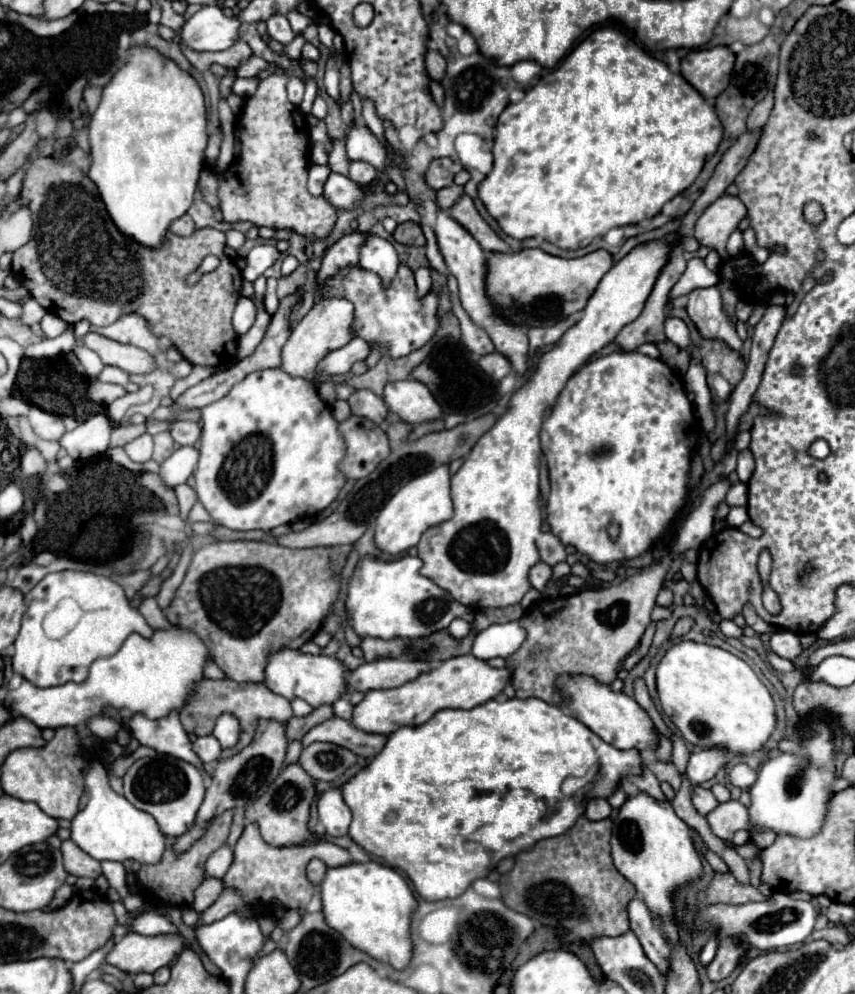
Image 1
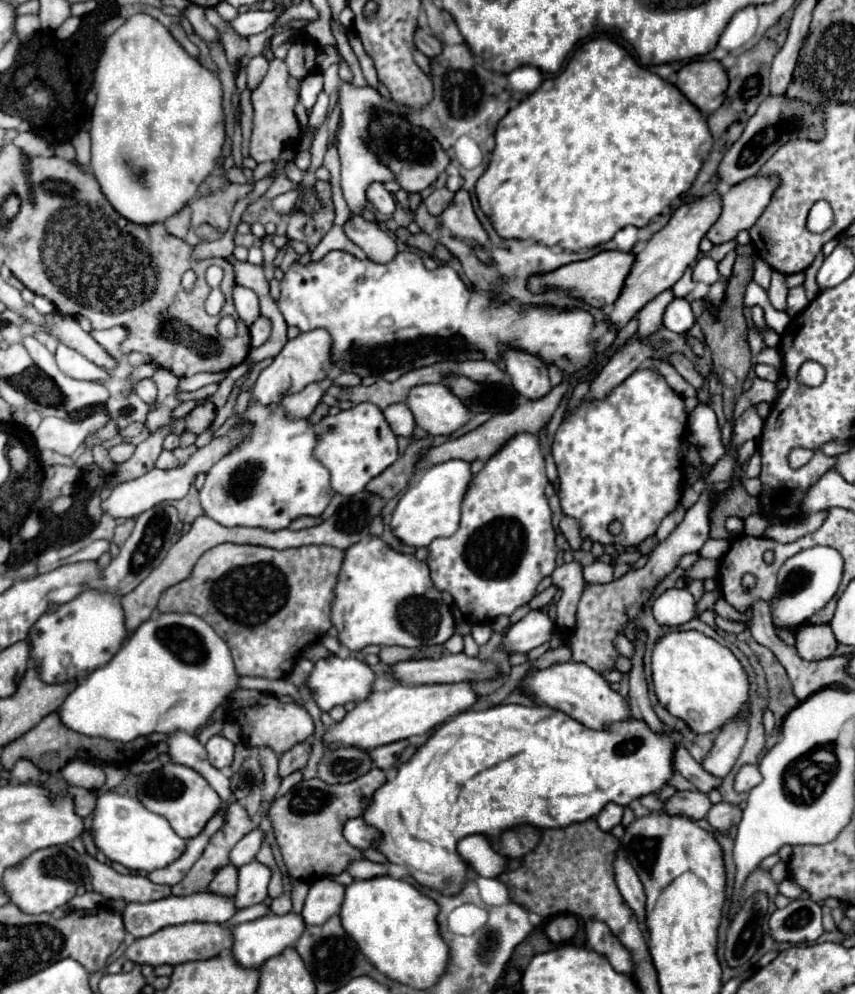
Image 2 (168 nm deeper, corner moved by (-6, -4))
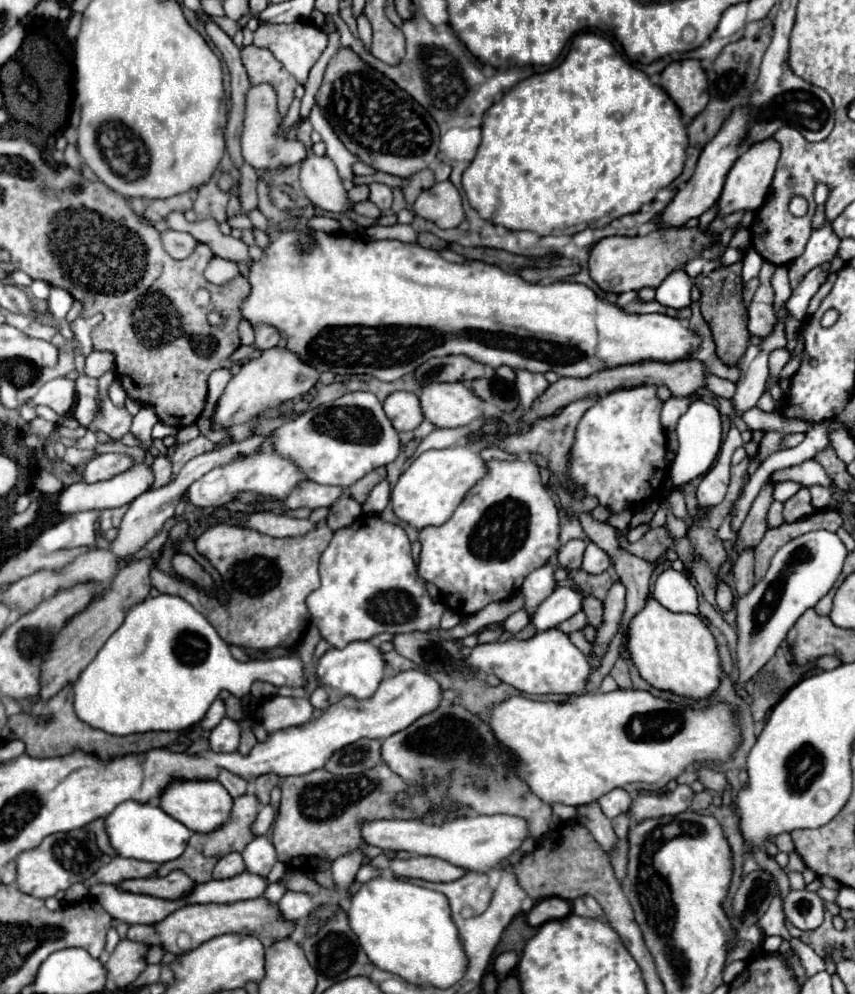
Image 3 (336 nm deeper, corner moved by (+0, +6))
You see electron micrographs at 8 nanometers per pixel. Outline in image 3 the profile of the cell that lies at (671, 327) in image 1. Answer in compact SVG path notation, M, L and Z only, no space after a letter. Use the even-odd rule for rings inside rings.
M684 269L672 271L656 289L656 301L660 301L664 307L682 309L690 305L690 289L692 279Z

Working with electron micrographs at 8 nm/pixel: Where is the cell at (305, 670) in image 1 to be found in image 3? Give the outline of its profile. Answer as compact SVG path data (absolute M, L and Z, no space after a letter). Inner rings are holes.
M352 641L344 649L328 649L318 661L318 679L322 685L340 691L342 695L352 695L354 699L368 699L378 689L384 677L382 651L370 641Z

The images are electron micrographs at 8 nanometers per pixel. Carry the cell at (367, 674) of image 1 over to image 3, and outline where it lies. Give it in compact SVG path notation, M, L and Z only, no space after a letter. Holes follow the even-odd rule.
M548 629L538 631L530 639L508 639L508 641L496 641L496 643L484 643L476 645L468 651L466 661L470 661L470 667L482 671L482 673L494 673L500 681L512 685L514 689L522 693L574 693L580 695L584 691L584 685L590 675L590 661L588 657L572 645L570 637L560 629Z

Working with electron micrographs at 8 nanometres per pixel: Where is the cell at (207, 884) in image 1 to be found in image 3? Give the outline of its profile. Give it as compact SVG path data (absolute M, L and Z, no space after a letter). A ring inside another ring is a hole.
M228 853L222 857L214 867L214 879L230 879L234 875L240 875L246 869L244 859L240 853Z

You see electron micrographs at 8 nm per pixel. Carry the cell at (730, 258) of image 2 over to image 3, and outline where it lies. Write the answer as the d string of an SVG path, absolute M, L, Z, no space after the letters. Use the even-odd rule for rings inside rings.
M740 229L736 231L736 235L733 235L729 247L737 249L748 249L752 243L750 243L750 231L748 229Z

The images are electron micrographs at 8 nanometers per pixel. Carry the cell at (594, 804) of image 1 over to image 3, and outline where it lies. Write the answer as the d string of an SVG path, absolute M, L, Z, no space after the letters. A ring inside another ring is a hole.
M614 789L614 791L606 793L606 795L602 795L598 799L598 803L600 803L604 815L608 819L614 819L614 817L618 817L618 815L622 815L622 813L626 813L630 809L632 799L628 799L628 793L624 789Z

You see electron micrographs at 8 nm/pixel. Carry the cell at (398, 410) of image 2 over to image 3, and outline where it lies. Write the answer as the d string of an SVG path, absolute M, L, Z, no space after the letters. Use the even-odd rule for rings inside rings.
M392 393L384 401L384 411L396 431L414 431L424 421L420 399L414 393Z

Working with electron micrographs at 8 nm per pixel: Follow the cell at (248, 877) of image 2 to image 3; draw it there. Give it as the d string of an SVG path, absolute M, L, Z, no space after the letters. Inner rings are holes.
M264 835L256 837L246 847L242 851L242 857L244 857L244 863L246 863L246 871L262 875L262 877L266 877L270 873L270 869L274 867L276 859L278 859L274 845L268 839L264 839Z

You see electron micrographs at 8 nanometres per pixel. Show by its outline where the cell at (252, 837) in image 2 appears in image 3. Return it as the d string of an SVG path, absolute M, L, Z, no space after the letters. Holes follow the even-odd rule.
M272 803L262 805L262 809L256 817L256 823L254 823L254 835L264 835L270 829L274 817L276 817L276 807Z

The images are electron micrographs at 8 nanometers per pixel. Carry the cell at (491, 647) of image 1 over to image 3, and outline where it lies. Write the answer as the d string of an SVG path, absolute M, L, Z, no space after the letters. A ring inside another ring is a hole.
M558 587L534 613L532 623L538 631L546 631L550 627L560 625L570 619L578 611L582 611L582 601L588 593L580 587Z

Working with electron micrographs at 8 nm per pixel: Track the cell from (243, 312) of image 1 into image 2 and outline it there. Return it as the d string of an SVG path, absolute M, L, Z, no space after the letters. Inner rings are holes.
M236 285L234 287L234 305L236 305L236 311L238 311L238 317L250 327L256 317L260 315L260 303L258 303L258 295L252 291L252 289L246 289L246 287L240 287Z

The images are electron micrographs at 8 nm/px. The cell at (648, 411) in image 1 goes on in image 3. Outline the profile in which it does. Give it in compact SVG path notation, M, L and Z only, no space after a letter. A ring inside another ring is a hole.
M644 385L634 389L616 389L606 397L600 397L578 423L574 445L570 449L570 477L574 477L578 485L586 485L586 495L596 495L600 505L608 507L612 513L618 513L630 503L648 497L646 489L652 485L658 485L660 489L666 477L666 435L660 425L660 409L662 401L656 397L656 387Z

